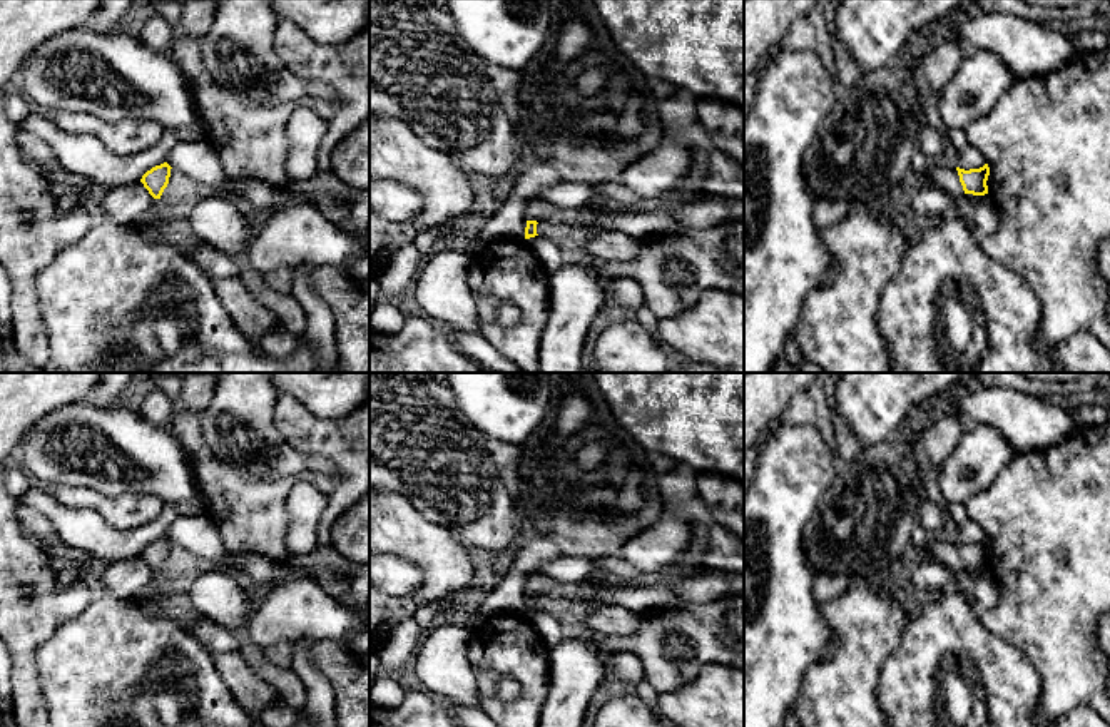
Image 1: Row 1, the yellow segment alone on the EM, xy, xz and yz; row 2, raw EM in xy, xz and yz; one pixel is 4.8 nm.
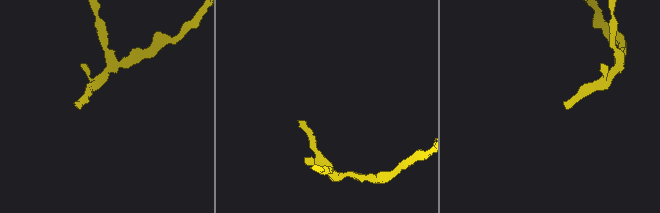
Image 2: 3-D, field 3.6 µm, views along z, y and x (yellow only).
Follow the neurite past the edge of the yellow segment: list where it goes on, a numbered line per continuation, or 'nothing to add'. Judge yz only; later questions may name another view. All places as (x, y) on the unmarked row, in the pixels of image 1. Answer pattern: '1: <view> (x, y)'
1: yz (945, 552)

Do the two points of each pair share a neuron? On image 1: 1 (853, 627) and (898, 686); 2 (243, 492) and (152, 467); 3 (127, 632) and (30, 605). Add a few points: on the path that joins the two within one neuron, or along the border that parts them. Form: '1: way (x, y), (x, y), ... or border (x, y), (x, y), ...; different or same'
1: border (903, 630), (900, 645), (883, 664), (878, 702); different
2: border (179, 442), (208, 513); different
3: border (97, 592), (42, 644); different

